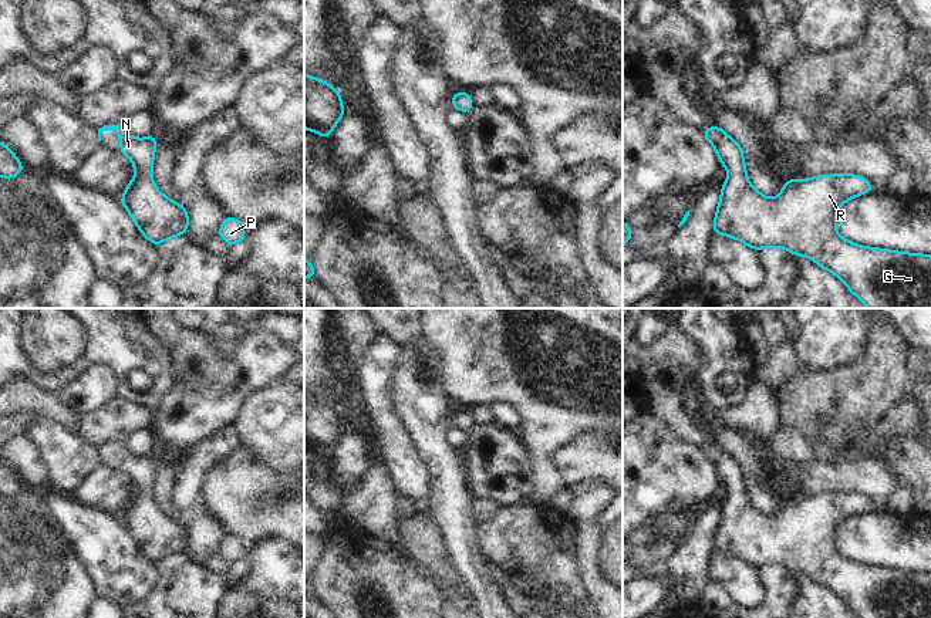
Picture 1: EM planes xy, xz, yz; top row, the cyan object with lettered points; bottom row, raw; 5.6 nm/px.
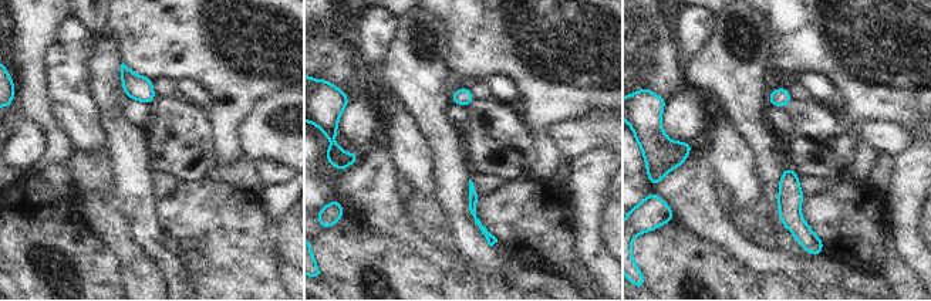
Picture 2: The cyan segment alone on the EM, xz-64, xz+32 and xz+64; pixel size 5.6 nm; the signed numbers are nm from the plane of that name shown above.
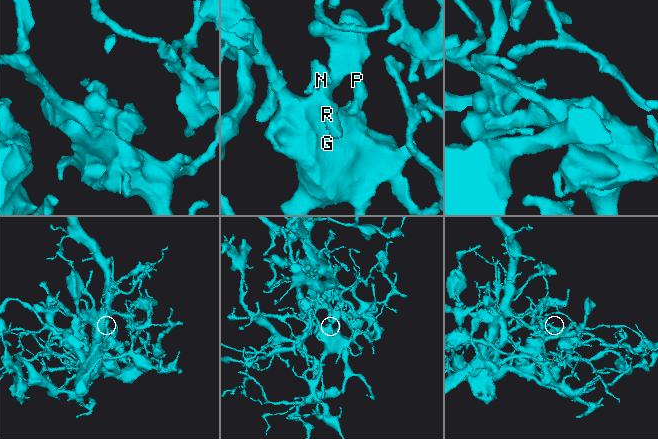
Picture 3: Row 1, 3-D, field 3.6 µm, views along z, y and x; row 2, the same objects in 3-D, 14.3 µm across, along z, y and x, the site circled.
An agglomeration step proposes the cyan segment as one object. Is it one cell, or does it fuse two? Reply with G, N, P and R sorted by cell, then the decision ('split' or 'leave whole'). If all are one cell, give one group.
G N P R | leave whole

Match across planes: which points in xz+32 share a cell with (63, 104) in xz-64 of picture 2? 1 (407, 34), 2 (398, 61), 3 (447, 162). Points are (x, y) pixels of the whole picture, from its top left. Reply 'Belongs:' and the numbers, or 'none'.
Belongs: none

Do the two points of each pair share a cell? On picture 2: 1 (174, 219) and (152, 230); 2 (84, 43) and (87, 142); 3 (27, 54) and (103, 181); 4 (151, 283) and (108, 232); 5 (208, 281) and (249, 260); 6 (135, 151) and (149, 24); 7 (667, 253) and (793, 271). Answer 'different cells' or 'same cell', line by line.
1: different cells
2: same cell
3: different cells
4: same cell
5: same cell
6: different cells
7: different cells

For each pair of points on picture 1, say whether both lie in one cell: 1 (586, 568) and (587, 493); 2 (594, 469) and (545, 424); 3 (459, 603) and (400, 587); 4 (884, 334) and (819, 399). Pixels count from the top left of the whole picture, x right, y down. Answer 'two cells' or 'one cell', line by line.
1: one cell
2: two cells
3: two cells
4: one cell

